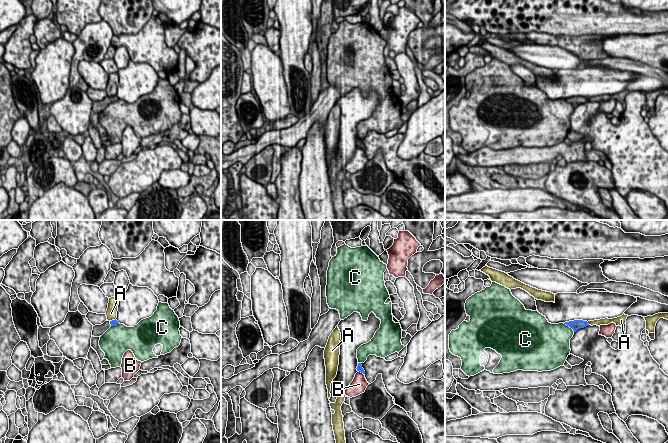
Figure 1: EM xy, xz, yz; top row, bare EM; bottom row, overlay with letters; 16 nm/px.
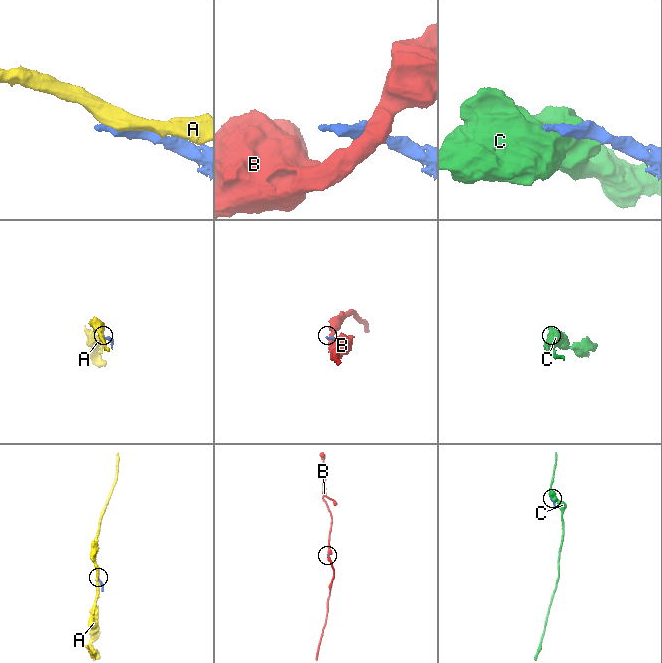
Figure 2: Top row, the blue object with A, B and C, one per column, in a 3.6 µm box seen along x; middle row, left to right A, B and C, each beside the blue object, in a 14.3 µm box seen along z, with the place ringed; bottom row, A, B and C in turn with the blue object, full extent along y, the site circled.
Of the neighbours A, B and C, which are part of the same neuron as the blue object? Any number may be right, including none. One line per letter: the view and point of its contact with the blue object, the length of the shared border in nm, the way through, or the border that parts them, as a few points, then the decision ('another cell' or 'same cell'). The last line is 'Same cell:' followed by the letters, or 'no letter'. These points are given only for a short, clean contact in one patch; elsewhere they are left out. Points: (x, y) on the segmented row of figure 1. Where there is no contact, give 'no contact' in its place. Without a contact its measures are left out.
A: contact yz (587, 323); length 60 nm; another cell
B: contact xz (361, 372); length 120 nm; another cell
C: contact yz (569, 326); length 240 nm; another cell
Same cell: no letter

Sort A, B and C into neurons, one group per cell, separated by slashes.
A / B / C

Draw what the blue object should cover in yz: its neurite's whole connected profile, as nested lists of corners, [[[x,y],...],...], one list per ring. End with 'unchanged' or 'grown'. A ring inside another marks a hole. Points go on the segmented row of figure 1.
[[[583,320],[569,321],[569,322],[565,322],[564,324],[566,324],[570,328],[572,328],[574,332],[576,332],[580,328],[584,328],[586,326],[589,326],[588,322],[583,321]]] | unchanged

